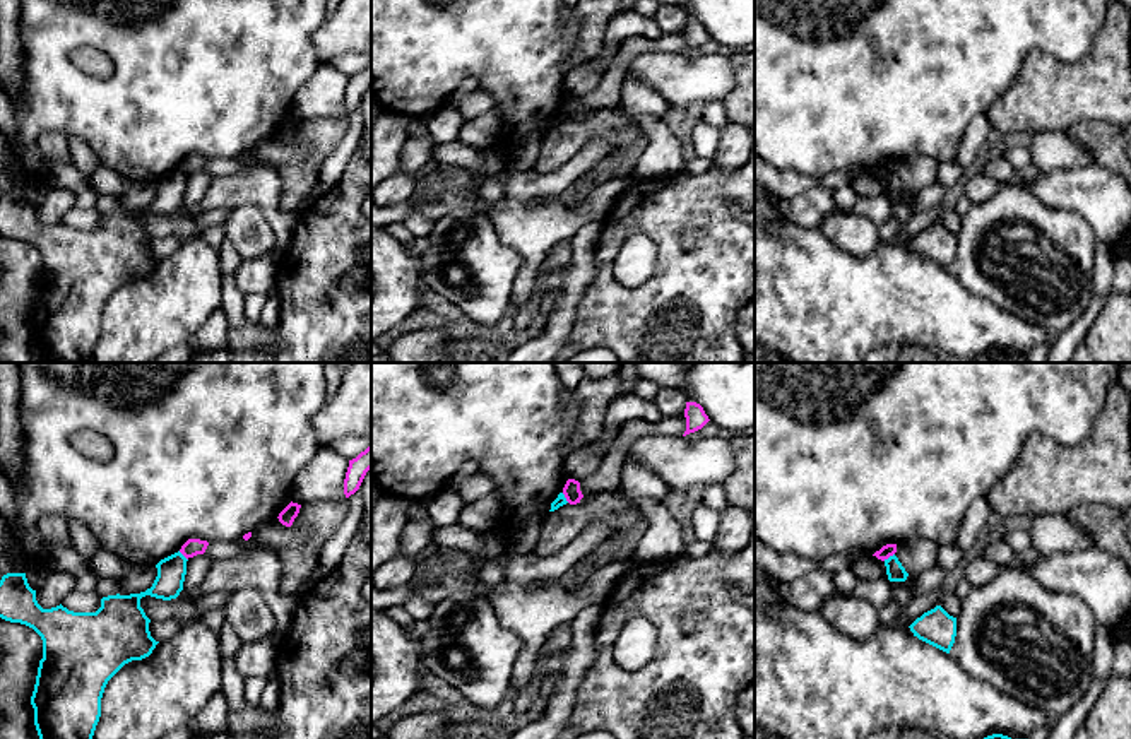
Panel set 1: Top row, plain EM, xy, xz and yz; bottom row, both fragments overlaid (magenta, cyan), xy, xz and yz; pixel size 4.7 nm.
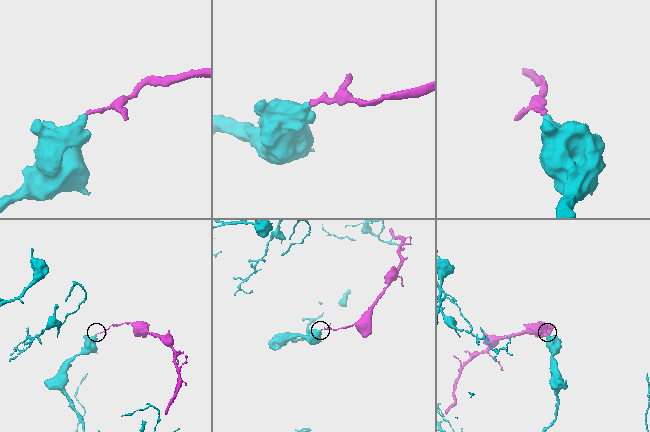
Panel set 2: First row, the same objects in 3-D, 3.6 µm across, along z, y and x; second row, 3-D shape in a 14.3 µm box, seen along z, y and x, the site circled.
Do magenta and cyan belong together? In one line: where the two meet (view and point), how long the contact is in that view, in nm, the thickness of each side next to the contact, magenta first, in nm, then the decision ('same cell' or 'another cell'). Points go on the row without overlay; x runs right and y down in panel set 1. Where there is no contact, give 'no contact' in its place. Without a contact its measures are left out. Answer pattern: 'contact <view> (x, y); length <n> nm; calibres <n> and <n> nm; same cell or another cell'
contact yz (888, 173); length 70 nm; calibres 60 and 90 nm; another cell

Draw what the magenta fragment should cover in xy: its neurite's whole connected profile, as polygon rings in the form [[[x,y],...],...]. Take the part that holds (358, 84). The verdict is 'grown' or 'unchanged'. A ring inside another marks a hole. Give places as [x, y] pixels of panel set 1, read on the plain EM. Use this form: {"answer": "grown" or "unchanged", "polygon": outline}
{"answer": "unchanged", "polygon": [[[371,60],[356,75],[349,77],[349,84],[347,84],[346,96],[344,96],[346,115],[349,115],[359,106],[370,86],[371,86]]]}

